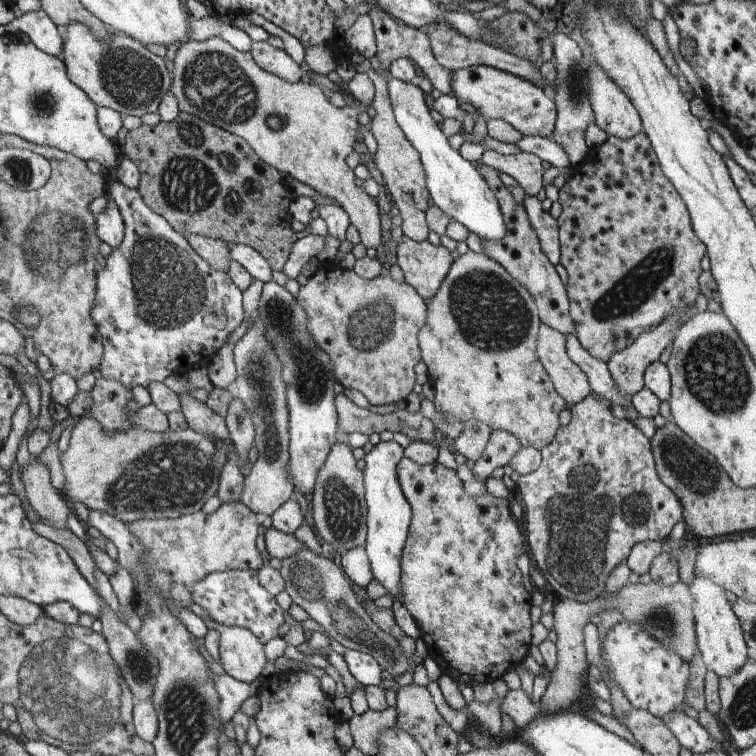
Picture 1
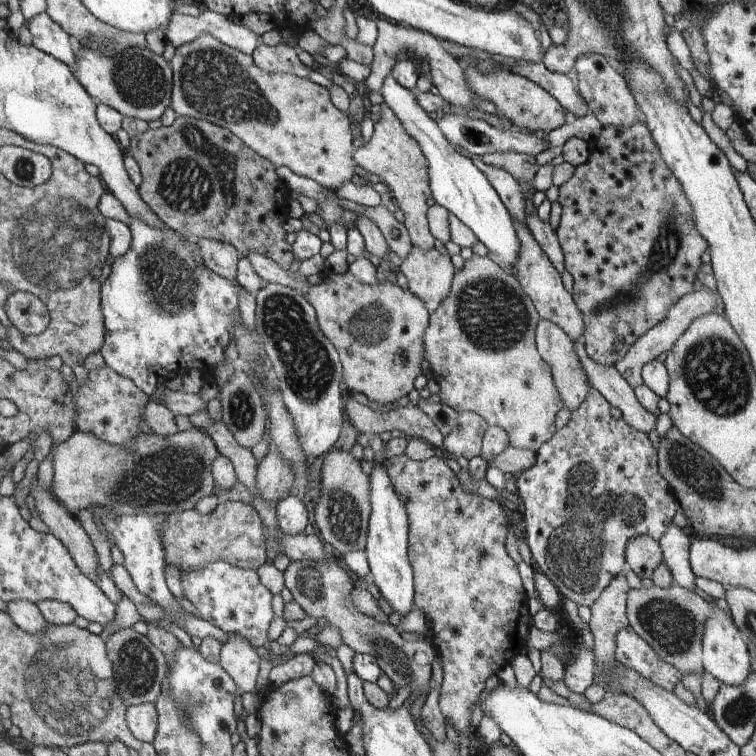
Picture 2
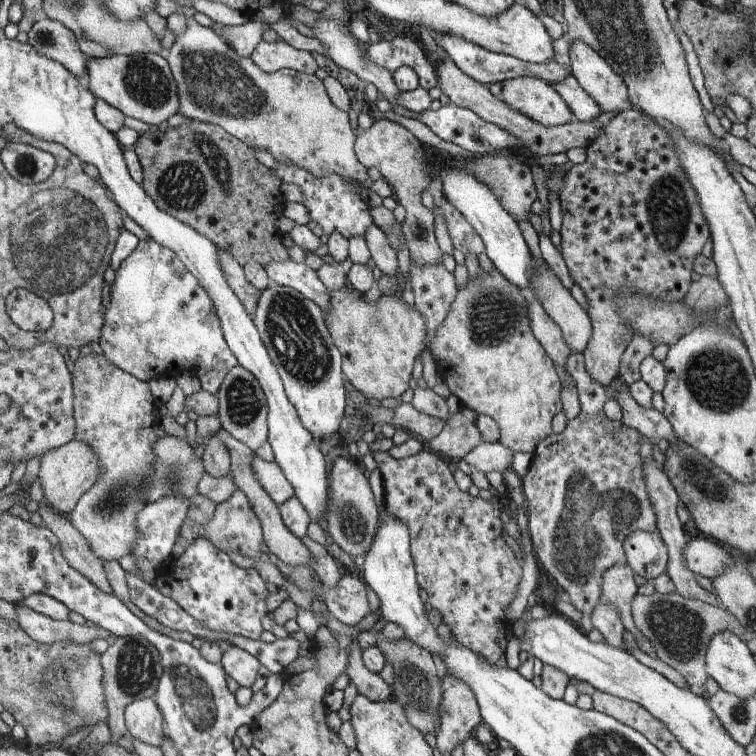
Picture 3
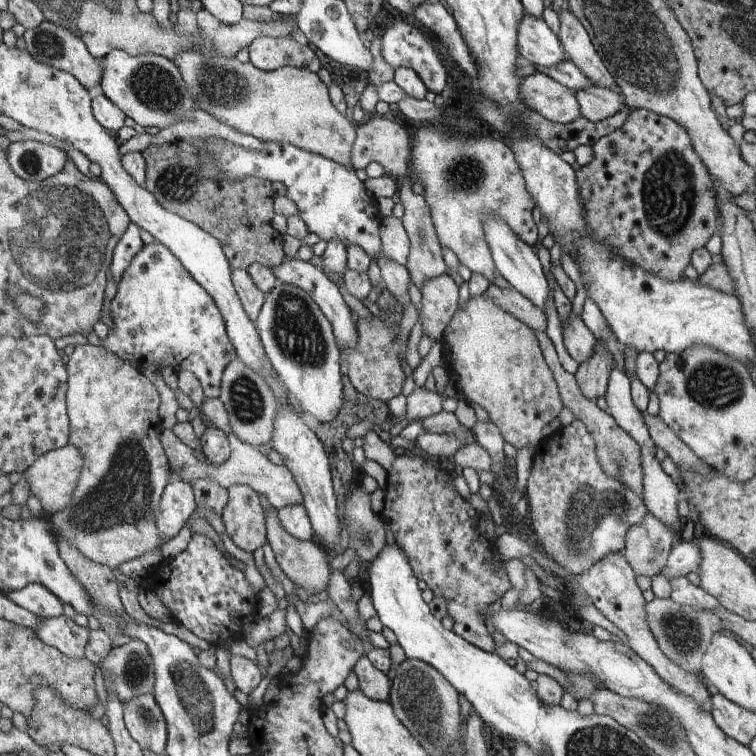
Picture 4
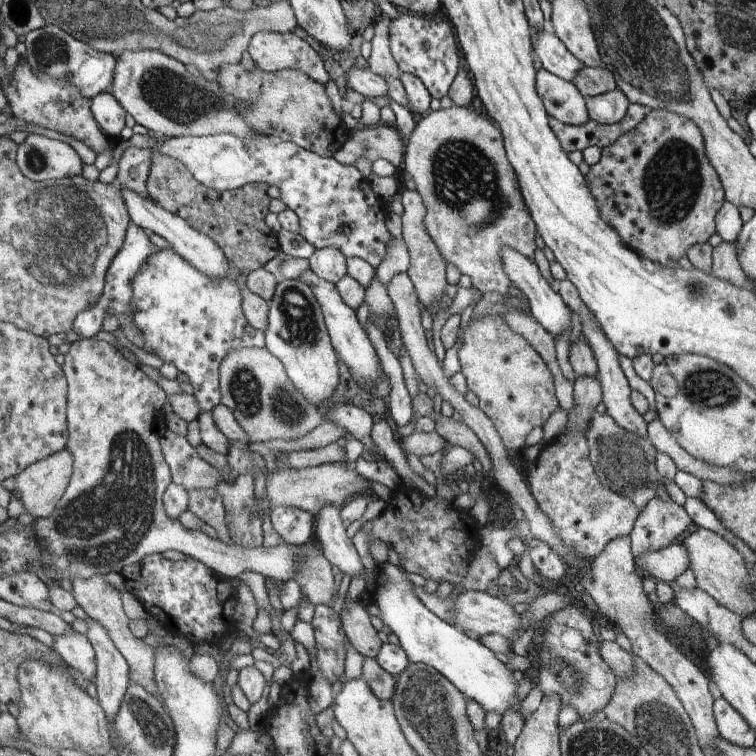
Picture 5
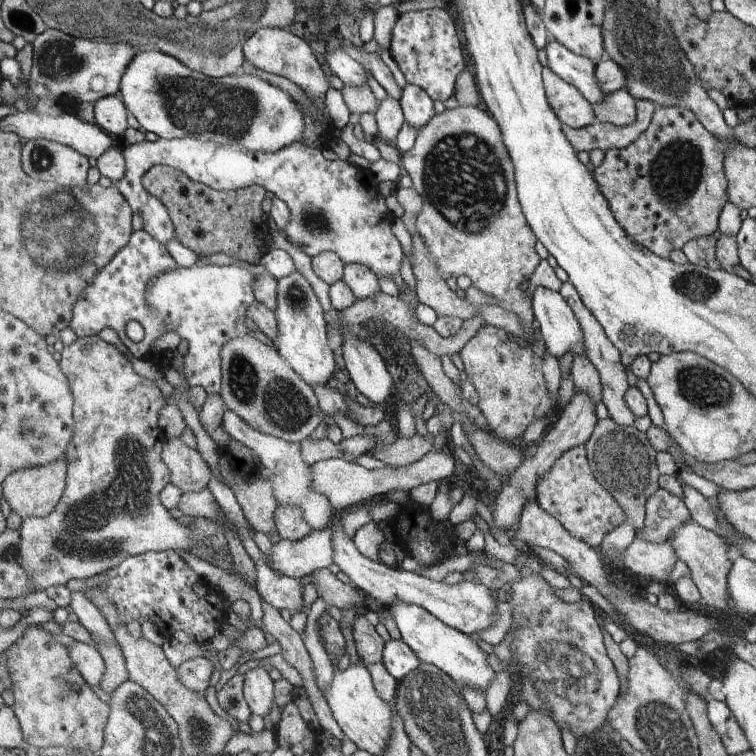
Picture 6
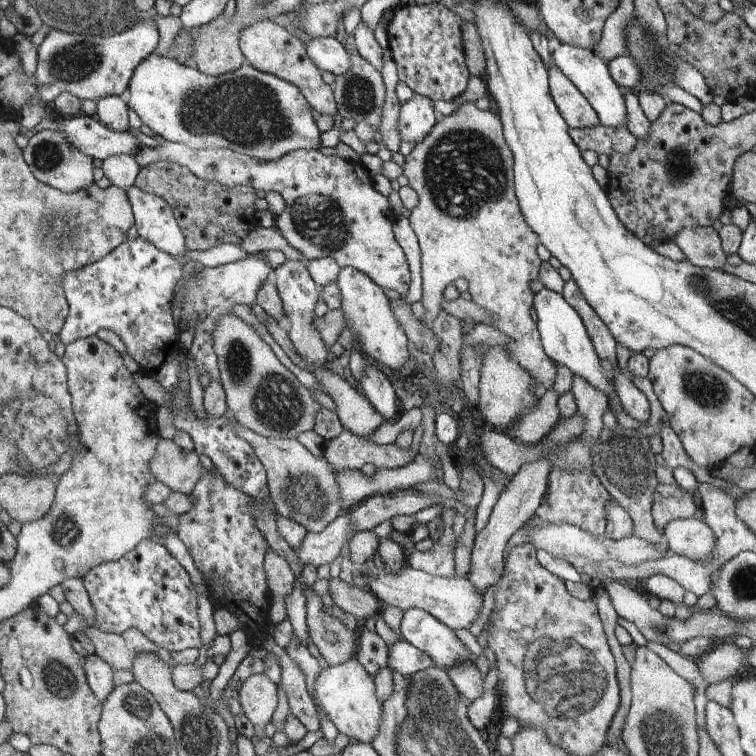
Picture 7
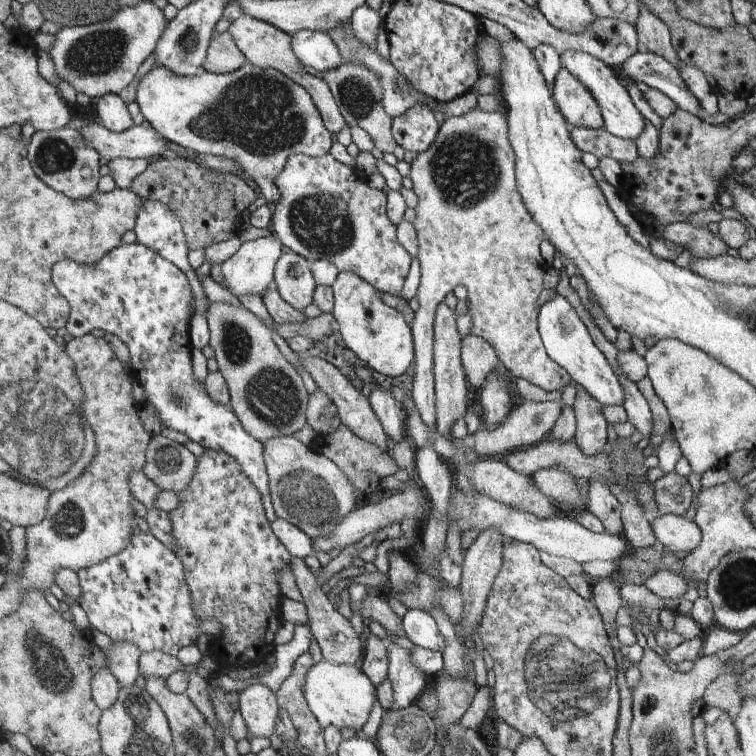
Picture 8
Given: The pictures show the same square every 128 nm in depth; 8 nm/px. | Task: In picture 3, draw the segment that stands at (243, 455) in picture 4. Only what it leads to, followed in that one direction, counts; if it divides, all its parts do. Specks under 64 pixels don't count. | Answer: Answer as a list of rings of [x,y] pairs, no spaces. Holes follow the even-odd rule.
[[[255,454],[253,469],[261,487],[277,505],[295,496],[295,487],[288,482],[282,468],[275,461],[266,462]]]

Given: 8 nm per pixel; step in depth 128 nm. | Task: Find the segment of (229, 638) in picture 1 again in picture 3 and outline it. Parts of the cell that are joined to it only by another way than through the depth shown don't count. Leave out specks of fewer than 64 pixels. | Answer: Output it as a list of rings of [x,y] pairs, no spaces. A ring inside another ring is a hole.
[[[230,645],[223,652],[220,663],[226,674],[234,678],[240,687],[248,688],[254,684],[261,664],[255,655],[236,645]]]

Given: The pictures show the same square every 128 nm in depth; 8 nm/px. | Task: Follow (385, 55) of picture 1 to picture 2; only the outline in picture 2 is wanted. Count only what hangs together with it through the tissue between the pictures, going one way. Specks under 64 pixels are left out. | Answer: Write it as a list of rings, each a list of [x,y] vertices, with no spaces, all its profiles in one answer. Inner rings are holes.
[[[378,20],[378,42],[376,46],[373,46],[373,61],[371,64],[371,70],[369,77],[366,79],[368,84],[368,93],[371,91],[380,92],[383,82],[386,77],[390,76],[390,72],[393,69],[398,60],[404,56],[411,56],[415,58],[418,63],[422,63],[424,60],[430,64],[432,82],[438,88],[439,95],[452,106],[462,106],[468,110],[472,110],[472,102],[474,100],[478,102],[478,98],[468,88],[465,81],[465,69],[460,66],[460,63],[450,56],[442,43],[429,32],[421,30],[412,30],[412,28],[406,28],[406,26],[400,26],[394,24],[392,21]],[[386,52],[386,56],[384,56]]]

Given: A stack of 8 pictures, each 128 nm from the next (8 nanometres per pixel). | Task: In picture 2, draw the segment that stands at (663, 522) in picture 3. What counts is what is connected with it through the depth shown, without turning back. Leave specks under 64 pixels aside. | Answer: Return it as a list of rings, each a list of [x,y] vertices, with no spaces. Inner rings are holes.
[[[672,522],[658,541],[663,552],[663,562],[670,569],[674,582],[682,588],[694,591],[696,577],[689,561],[690,538]]]

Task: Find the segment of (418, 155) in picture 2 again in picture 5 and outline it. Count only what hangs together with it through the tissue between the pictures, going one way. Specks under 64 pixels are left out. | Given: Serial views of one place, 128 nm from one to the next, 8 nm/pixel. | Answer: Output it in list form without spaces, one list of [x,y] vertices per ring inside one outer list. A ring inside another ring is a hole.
[[[379,123],[367,128],[354,130],[347,145],[334,154],[344,165],[354,165],[360,158],[374,163],[377,159],[390,162],[394,167],[401,168],[405,154],[406,142],[403,141],[396,126]],[[406,190],[400,196],[402,205],[404,206],[404,214],[402,214],[402,235],[403,240],[409,252],[409,268],[407,274],[410,276],[412,283],[415,284],[416,291],[420,302],[427,308],[436,306],[442,302],[444,292],[446,292],[447,282],[447,264],[444,258],[440,256],[434,240],[430,238],[430,234],[424,228],[425,207],[420,194],[416,190]]]

